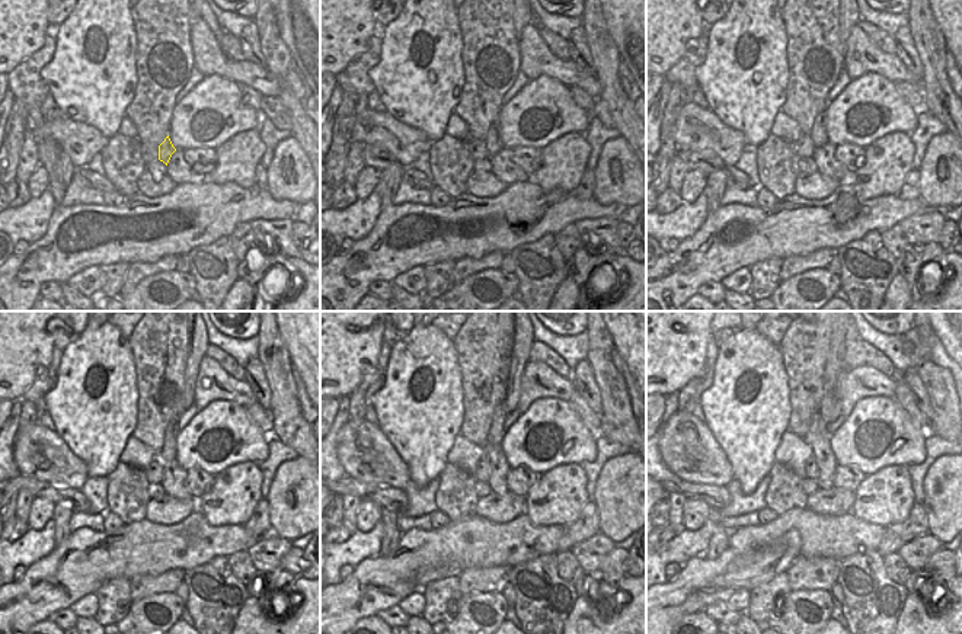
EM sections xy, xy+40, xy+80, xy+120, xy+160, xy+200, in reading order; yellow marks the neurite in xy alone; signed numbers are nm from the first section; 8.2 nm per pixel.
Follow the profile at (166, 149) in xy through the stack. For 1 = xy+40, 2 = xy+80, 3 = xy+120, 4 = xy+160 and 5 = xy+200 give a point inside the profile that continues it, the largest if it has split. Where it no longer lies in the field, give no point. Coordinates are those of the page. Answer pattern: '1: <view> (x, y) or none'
1: xy+40 (494, 141)
2: xy+80 (818, 133)
3: xy+120 (168, 452)
4: xy+160 (497, 432)
5: xy+200 (834, 365)

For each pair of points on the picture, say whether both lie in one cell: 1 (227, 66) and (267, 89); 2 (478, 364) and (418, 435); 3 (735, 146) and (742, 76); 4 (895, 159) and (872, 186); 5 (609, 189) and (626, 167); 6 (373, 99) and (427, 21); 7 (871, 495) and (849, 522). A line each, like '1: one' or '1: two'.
1: one
2: two
3: two
4: one
5: one
6: two
7: two

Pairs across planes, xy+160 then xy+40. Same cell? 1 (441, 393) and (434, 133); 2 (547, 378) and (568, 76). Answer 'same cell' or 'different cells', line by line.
1: same cell
2: same cell

